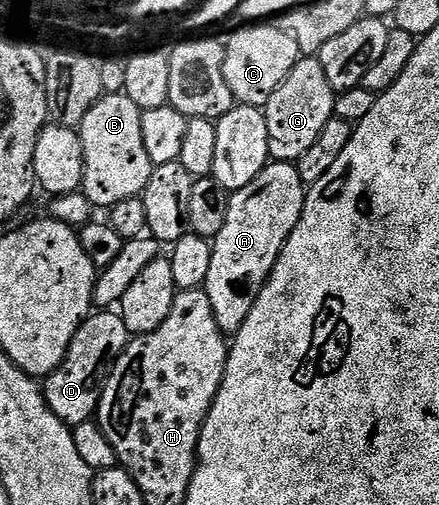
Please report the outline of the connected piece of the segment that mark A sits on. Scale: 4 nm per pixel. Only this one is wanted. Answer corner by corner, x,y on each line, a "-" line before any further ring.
268,161
262,172
245,188
234,191
227,199
225,224
221,224
221,232
211,242
213,261
209,263
206,292
209,304
213,308
213,316
217,316
217,324
223,329
224,335
233,336
245,324
261,288
267,283
267,277
273,272
277,260
281,256
283,246
289,240
293,228
301,220
303,205
307,199
305,183
299,175
298,165
294,162

